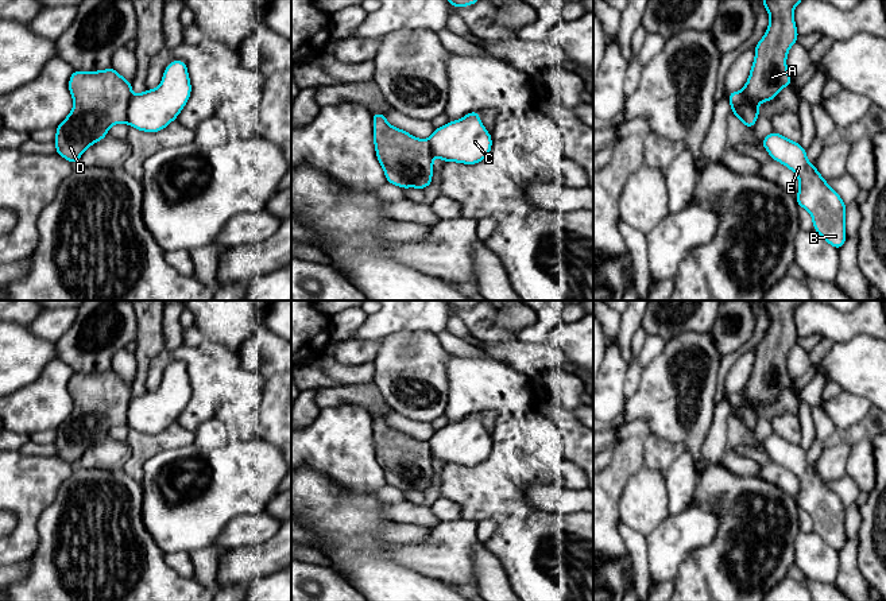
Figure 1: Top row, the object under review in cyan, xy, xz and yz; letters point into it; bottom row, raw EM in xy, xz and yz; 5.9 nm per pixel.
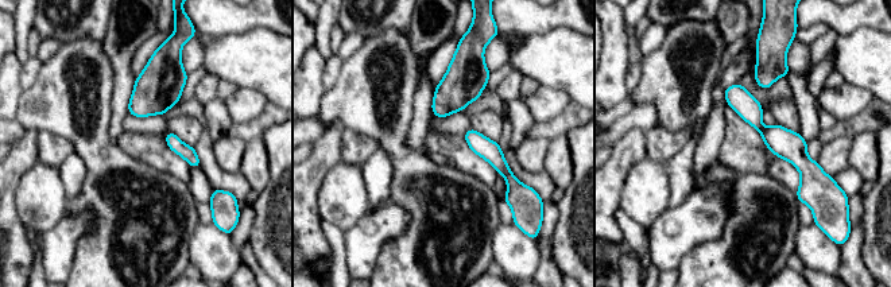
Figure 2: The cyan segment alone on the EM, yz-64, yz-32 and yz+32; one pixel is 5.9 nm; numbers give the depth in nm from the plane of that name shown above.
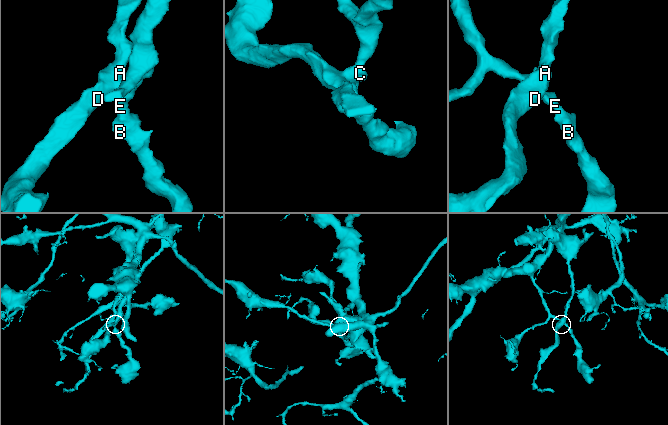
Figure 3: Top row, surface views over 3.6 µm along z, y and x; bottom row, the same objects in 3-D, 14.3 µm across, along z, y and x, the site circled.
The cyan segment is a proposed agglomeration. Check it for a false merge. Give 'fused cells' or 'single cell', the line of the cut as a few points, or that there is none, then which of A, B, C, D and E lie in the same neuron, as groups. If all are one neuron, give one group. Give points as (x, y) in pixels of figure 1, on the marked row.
fused cells; cut in xy along (131, 95), (126, 121); A D / B C E

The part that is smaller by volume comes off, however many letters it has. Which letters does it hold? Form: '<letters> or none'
A, D

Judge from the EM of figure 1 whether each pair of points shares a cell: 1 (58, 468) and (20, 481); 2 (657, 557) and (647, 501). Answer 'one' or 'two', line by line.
1: one
2: two

